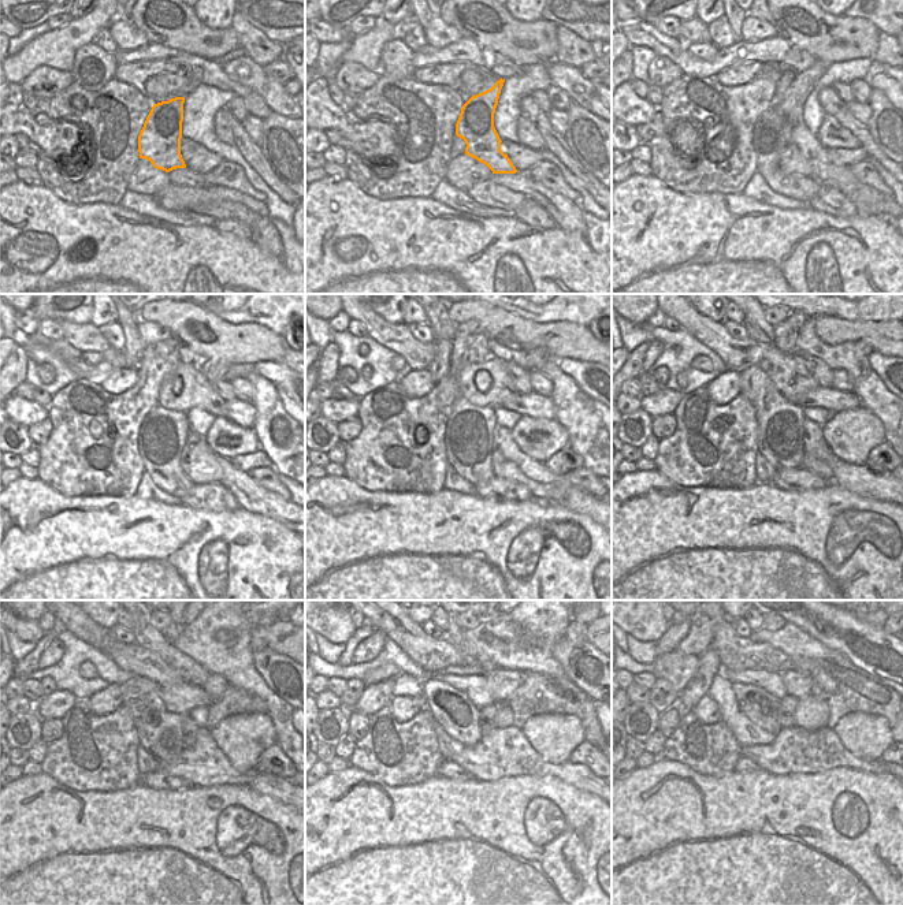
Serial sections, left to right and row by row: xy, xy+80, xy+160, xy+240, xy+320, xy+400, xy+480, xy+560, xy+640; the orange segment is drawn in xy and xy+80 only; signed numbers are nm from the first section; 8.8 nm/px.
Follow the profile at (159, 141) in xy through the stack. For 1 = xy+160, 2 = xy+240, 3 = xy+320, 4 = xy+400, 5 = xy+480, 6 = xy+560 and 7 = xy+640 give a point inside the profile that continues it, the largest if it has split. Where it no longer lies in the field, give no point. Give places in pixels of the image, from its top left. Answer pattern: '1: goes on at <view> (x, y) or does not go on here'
1: goes on at xy+160 (790, 107)
2: goes on at xy+240 (252, 498)
3: goes on at xy+320 (576, 501)
4: goes on at xy+400 (865, 347)
5: goes on at xy+480 (257, 643)
6: goes on at xy+560 (576, 632)
7: goes on at xy+640 (890, 628)

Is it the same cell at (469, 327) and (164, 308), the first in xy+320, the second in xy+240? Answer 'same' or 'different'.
different

